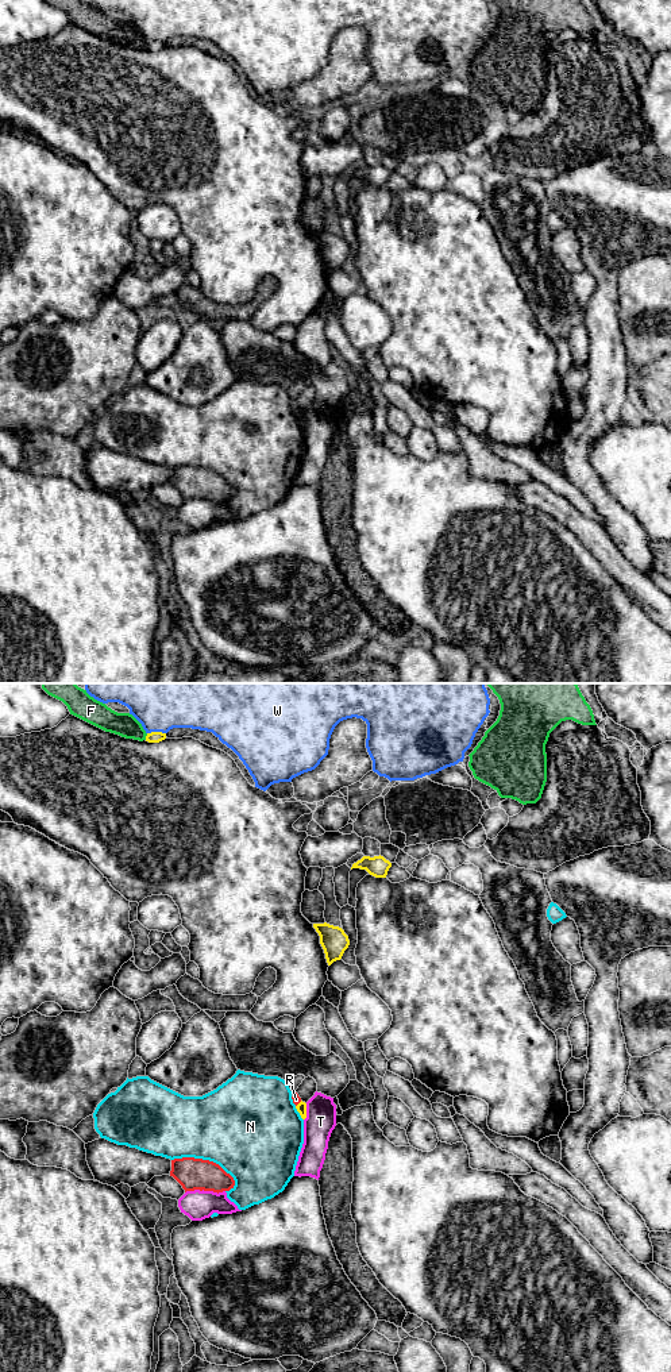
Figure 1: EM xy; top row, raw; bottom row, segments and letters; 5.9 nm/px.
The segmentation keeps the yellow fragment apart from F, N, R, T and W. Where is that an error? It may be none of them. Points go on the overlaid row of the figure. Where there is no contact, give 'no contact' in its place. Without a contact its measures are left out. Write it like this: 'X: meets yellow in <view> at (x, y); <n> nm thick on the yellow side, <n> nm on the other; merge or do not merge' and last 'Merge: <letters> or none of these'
F: meets yellow in xy at (146, 736); 60 nm thick on the yellow side, 140 nm on the other; do not merge
N: meets yellow in xy at (299, 1112); 60 nm thick on the yellow side, 480 nm on the other; do not merge
R: meets yellow in xy at (299, 1103); 60 nm thick on the yellow side, 50 nm on the other; do not merge
T: meets yellow in xy at (305, 1112); 60 nm thick on the yellow side, 180 nm on the other; do not merge
W: meets yellow in xy at (155, 732); 60 nm thick on the yellow side, 460 nm on the other; do not merge
Merge: none of these

